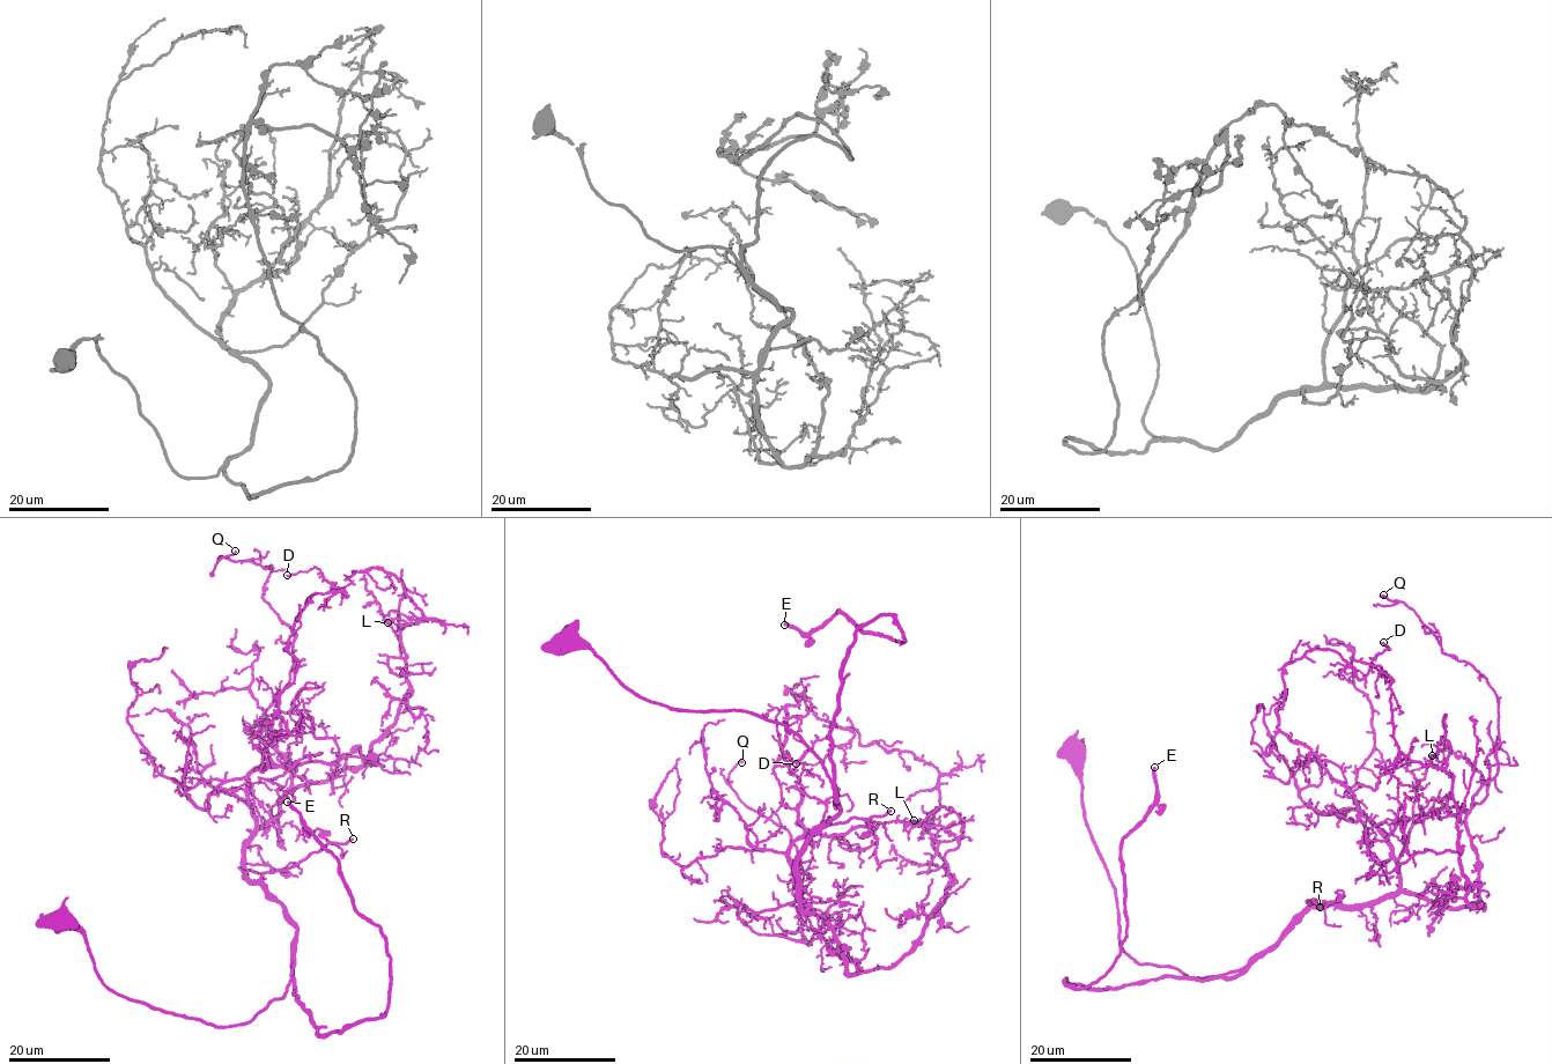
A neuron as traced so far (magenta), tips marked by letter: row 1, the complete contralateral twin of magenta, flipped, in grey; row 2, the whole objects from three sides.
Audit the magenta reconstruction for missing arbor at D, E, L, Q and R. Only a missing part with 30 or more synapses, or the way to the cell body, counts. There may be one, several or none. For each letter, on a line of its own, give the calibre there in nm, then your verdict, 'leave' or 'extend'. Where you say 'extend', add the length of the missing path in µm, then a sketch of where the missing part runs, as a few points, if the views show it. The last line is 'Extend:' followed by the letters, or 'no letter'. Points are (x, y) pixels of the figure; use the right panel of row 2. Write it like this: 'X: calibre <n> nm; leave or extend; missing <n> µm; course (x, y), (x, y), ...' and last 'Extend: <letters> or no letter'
D: calibre 120 nm; leave
E: calibre 320 nm; extend; missing 110 µm; course (1154, 767), (1226, 635), (1251, 621), (1279, 623), (1309, 700), (1303, 688), (1334, 699)
L: calibre 180 nm; leave
Q: calibre 120 nm; leave
R: calibre 200 nm; extend; missing 60 µm; course (1320, 907), (1322, 910), (1325, 904), (1324, 888), (1332, 864), (1335, 818), (1343, 813), (1332, 773)
Extend: E, R

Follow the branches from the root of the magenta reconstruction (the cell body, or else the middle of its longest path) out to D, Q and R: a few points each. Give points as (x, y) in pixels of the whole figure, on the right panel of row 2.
D: (1073, 753), (1126, 955), (1246, 969), (1399, 887), (1278, 729), (1284, 665), (1361, 680), (1383, 642)
Q: (1073, 753), (1138, 963), (1212, 977), (1316, 906), (1473, 903), (1465, 814), (1498, 771), (1498, 696), (1383, 595)
R: (1073, 753), (1121, 945), (1138, 963), (1195, 977), (1246, 969), (1316, 903), (1307, 901), (1320, 907)

